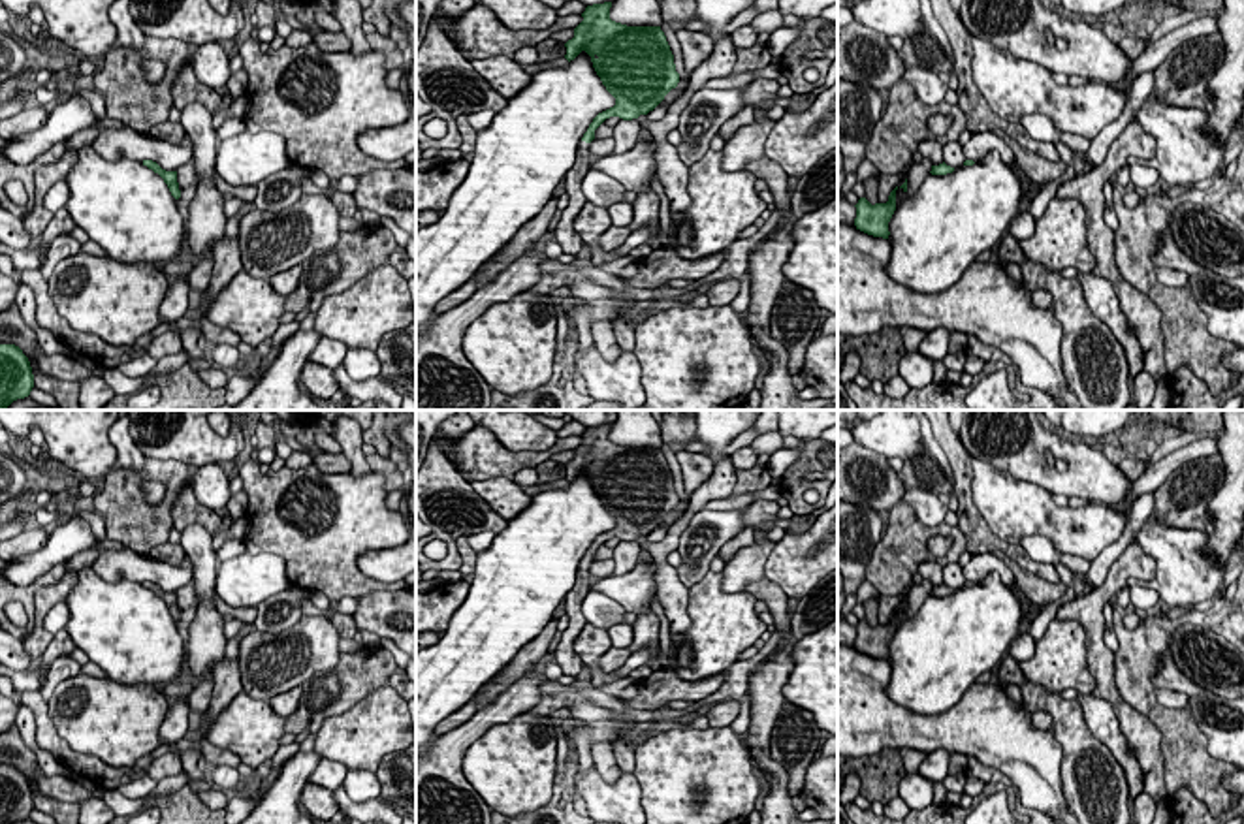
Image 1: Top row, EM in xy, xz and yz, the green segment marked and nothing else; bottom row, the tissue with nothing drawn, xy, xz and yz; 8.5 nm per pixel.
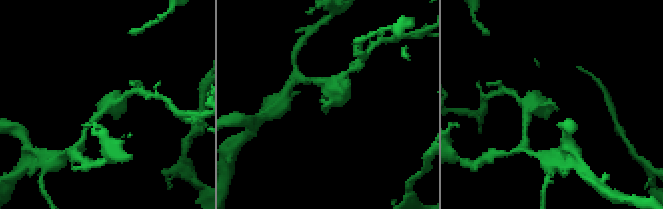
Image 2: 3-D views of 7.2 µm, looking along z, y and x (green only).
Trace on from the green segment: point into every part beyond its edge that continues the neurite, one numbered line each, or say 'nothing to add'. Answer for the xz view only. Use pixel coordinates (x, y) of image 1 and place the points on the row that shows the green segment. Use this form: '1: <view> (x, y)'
1: xz (565, 234)

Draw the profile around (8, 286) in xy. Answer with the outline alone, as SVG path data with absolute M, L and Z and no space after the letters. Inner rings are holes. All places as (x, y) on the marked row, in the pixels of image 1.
M0 273L0 314L9 310L15 303L15 295L19 292L21 282Z

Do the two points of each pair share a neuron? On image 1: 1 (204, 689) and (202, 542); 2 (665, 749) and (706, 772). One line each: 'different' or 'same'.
1: different
2: same

